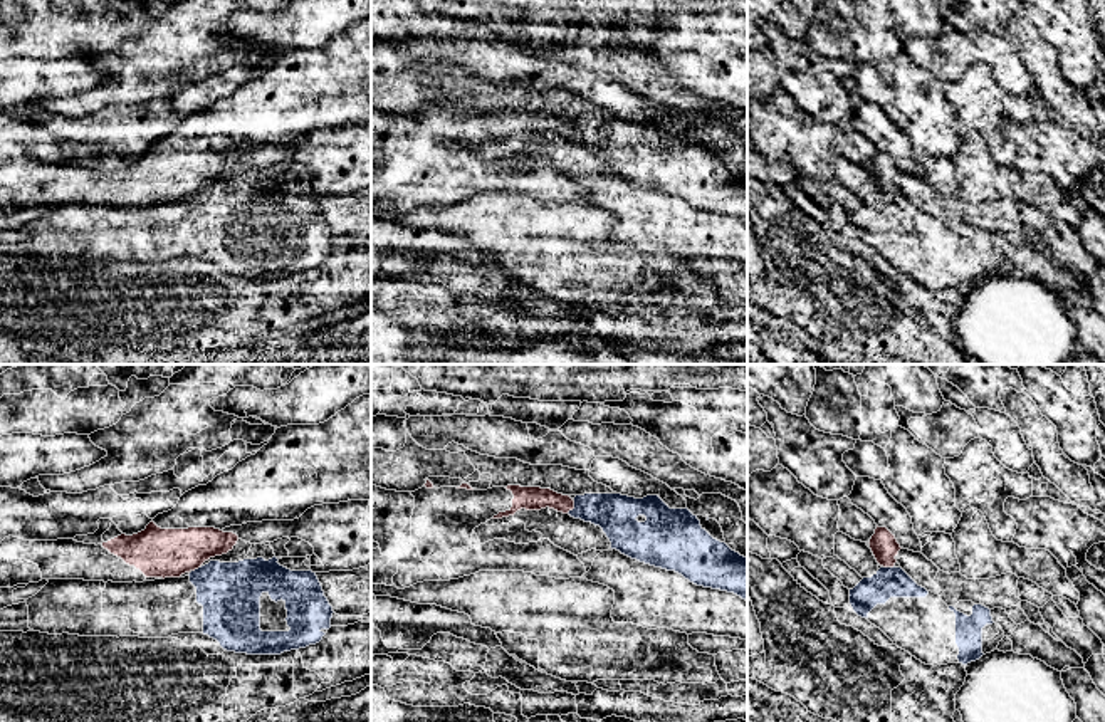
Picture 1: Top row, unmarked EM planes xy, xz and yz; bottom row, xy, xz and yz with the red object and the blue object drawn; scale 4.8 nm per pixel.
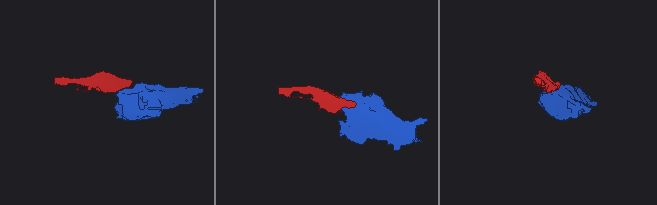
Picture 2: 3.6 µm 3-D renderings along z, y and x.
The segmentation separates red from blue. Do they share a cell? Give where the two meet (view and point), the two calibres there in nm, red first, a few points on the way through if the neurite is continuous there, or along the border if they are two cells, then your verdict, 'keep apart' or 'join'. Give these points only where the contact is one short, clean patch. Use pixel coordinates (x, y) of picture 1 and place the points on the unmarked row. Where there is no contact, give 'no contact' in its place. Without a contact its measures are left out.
xz (573, 131) | 110/190 nm | along xz (575, 125), (575, 130), (566, 136) | keep apart

